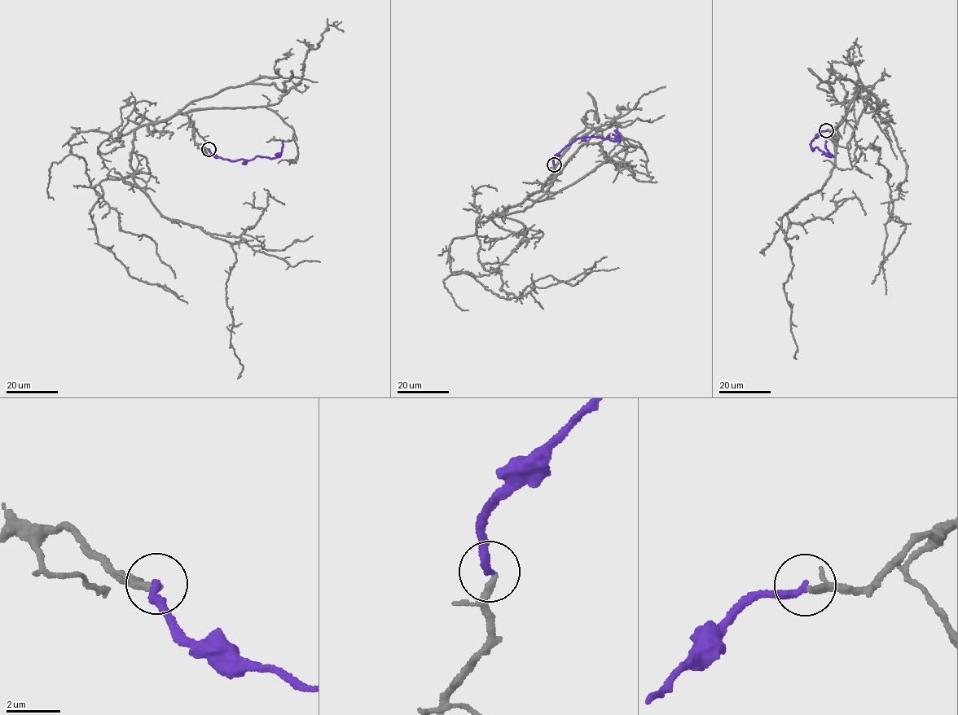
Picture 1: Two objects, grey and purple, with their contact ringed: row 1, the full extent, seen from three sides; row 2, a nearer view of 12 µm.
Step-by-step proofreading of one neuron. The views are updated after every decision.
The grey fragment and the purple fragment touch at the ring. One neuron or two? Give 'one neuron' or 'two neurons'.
two neurons

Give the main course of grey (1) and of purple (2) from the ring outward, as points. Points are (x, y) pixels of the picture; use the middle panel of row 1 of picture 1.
1: (554, 164), (541, 190), (494, 217), (526, 209), (586, 144), (600, 141), (607, 161), (614, 155), (651, 181)
2: (554, 164), (555, 156), (577, 138), (594, 136), (615, 141), (619, 137), (614, 130)

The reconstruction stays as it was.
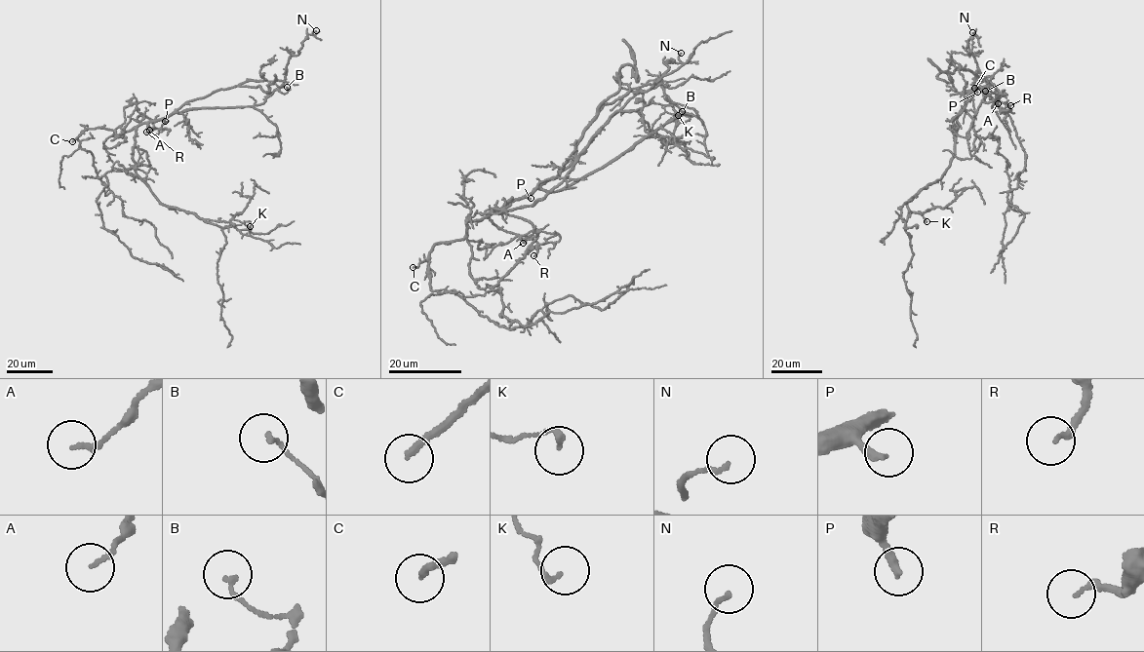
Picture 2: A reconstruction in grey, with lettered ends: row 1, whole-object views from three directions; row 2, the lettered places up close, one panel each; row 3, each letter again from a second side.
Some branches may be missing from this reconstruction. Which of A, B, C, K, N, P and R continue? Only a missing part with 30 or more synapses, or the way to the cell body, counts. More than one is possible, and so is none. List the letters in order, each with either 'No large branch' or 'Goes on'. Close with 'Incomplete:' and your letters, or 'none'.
A: No large branch
B: No large branch
C: Goes on
K: No large branch
N: No large branch
P: Goes on
R: Goes on
Incomplete: C, P, R

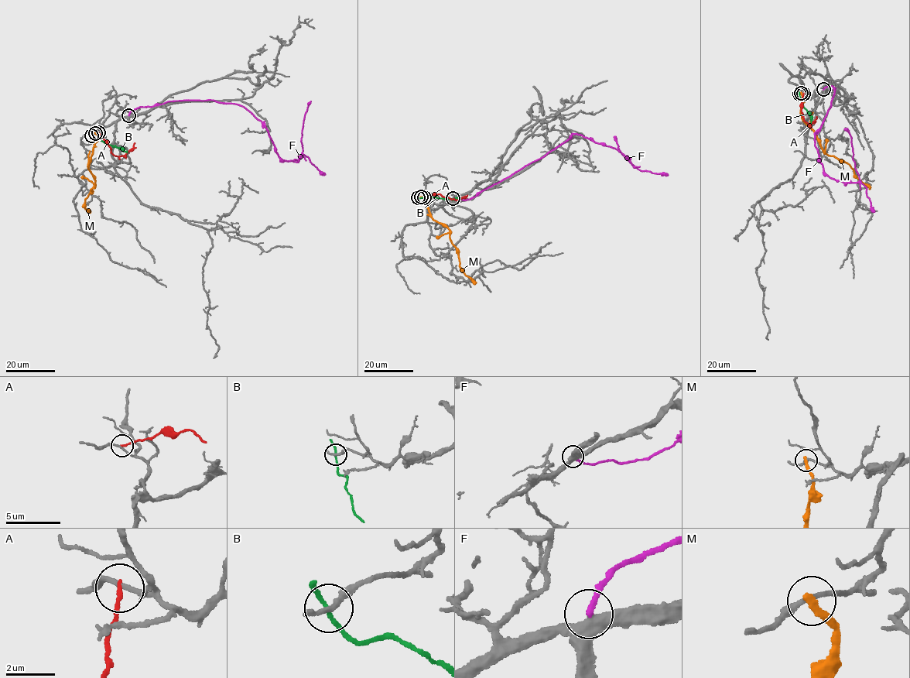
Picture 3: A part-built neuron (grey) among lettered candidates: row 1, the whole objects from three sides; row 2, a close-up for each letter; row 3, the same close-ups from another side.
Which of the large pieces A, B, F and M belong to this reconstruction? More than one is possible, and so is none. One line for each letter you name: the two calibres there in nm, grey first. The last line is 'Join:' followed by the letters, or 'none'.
Join: none

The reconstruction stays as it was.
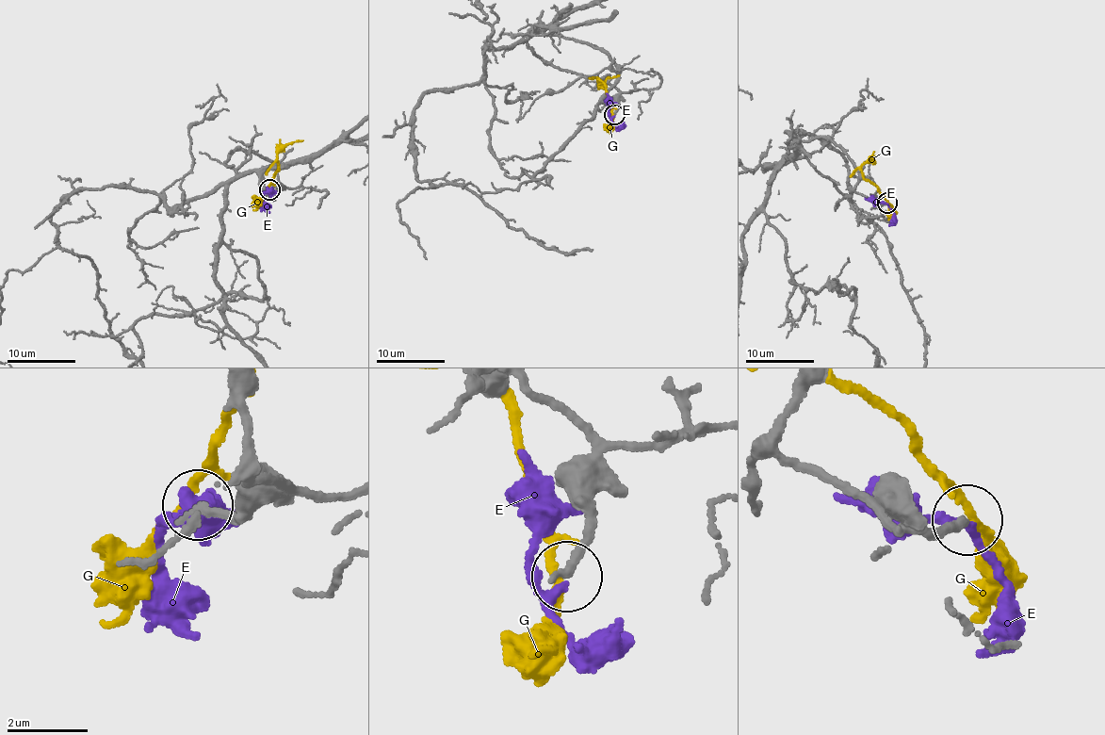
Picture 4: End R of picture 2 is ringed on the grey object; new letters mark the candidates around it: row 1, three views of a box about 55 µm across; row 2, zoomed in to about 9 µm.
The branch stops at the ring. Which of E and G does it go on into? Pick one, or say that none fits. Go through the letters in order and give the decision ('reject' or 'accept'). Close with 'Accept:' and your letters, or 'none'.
E: reject
G: reject
Accept: none

